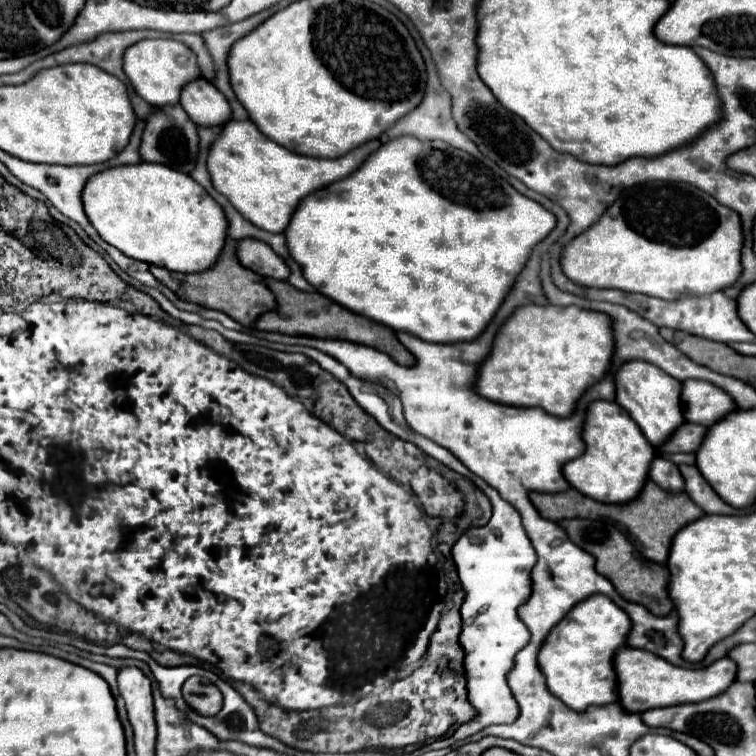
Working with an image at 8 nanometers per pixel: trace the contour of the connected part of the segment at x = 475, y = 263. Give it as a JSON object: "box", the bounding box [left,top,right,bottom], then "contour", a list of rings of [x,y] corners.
{"box":[285,137,557,343],"contour":[[[397,137],[387,143],[383,143],[373,155],[365,159],[361,169],[357,169],[353,175],[349,175],[343,181],[337,181],[335,185],[329,185],[327,189],[321,189],[317,193],[311,193],[301,201],[297,211],[293,213],[293,221],[289,223],[289,229],[285,231],[287,247],[293,255],[293,259],[301,265],[305,279],[325,297],[337,301],[345,309],[369,317],[371,321],[377,321],[393,331],[405,331],[411,333],[423,341],[429,343],[457,343],[457,341],[473,341],[477,339],[489,325],[489,321],[495,317],[499,307],[503,305],[505,297],[513,289],[519,273],[525,269],[535,245],[539,245],[557,225],[557,217],[547,211],[537,201],[521,195],[517,189],[513,189],[505,179],[491,173],[489,167],[479,163],[475,157],[471,157],[465,151],[459,151],[451,147],[445,141],[417,141],[415,137]]]}

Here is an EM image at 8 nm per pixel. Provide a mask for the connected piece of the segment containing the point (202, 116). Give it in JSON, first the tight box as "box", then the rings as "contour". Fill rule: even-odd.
{"box":[181,79,233,127],"contour":[[[197,79],[183,87],[181,107],[197,127],[219,127],[233,119],[227,99],[213,83],[205,79]]]}

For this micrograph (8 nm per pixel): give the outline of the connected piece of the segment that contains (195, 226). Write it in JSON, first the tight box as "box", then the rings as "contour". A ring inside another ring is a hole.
{"box":[83,161,229,273],"contour":[[[145,161],[139,165],[105,169],[93,175],[83,189],[83,207],[97,233],[109,245],[121,249],[121,253],[127,257],[145,261],[149,265],[161,265],[165,269],[173,269],[175,273],[203,273],[209,269],[209,265],[217,261],[217,253],[221,253],[221,245],[225,245],[229,229],[225,211],[201,185],[197,185],[197,181],[181,171]]]}

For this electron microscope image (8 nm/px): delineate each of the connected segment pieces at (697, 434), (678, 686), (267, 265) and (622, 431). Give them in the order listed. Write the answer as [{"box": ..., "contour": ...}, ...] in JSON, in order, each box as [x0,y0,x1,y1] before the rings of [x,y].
[{"box":[659,423,707,453],"contour":[[[685,423],[673,437],[659,449],[659,453],[695,453],[707,435],[707,427]]]},{"box":[615,647,737,713],"contour":[[[623,647],[615,655],[615,673],[617,673],[617,687],[619,687],[619,703],[629,713],[643,713],[655,707],[673,707],[685,703],[701,703],[725,693],[737,679],[737,663],[729,657],[715,661],[703,669],[683,669],[671,665],[663,657],[655,653]]]},{"box":[237,239,291,281],"contour":[[[243,239],[239,243],[237,255],[245,267],[253,269],[255,273],[261,273],[263,277],[271,277],[271,279],[279,279],[279,281],[289,279],[291,271],[287,267],[287,263],[263,241]]]},{"box":[565,401,655,503],"contour":[[[593,401],[587,411],[583,427],[583,439],[587,449],[581,457],[565,463],[565,479],[583,495],[601,503],[629,503],[649,479],[649,465],[655,457],[653,445],[645,441],[639,425],[613,401]]]}]

